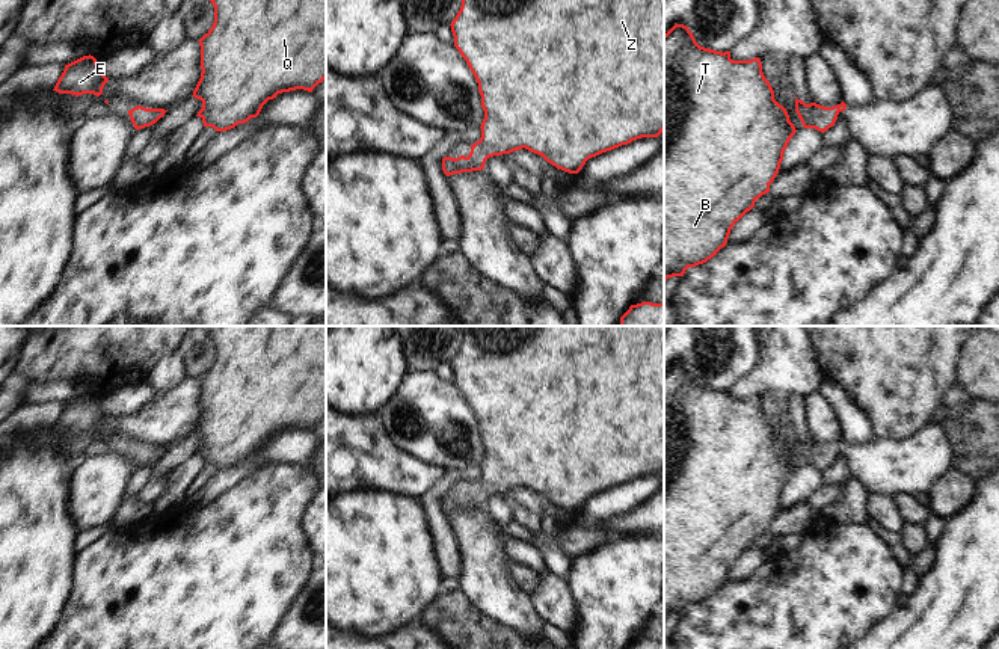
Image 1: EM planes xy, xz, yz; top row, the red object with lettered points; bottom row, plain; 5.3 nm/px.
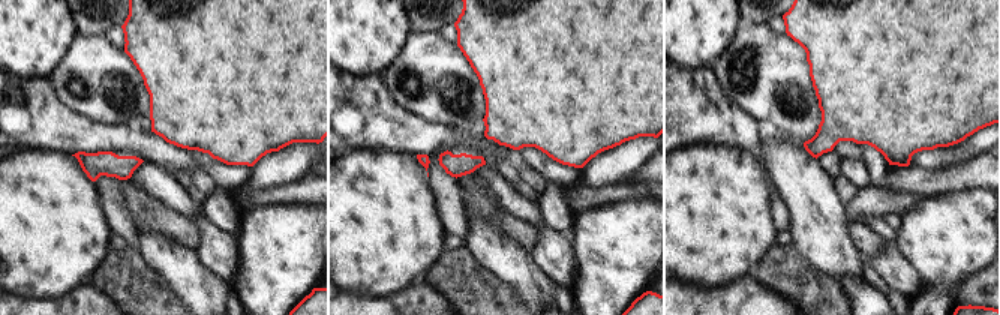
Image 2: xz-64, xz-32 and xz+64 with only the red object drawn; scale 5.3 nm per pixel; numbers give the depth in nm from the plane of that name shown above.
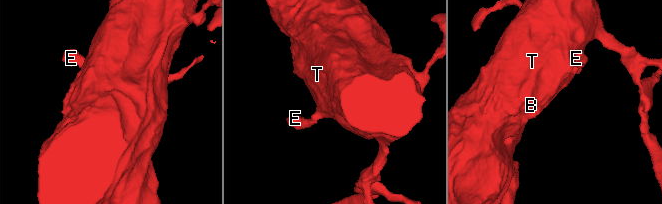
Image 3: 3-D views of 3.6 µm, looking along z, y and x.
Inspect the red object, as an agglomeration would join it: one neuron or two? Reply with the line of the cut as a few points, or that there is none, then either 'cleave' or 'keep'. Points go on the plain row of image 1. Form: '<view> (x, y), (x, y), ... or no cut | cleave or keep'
no cut | keep

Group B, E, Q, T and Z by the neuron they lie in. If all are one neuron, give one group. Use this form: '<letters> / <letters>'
B E Q T Z

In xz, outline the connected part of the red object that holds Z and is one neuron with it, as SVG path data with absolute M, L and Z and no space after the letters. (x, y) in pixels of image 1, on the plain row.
M462 326L462 334L460 349L450 364L454 385L478 421L484 457L480 465L481 475L471 483L468 495L442 497L442 509L447 515L481 509L489 495L522 486L542 494L557 507L578 512L592 495L641 475L658 475L664 469L664 326Z

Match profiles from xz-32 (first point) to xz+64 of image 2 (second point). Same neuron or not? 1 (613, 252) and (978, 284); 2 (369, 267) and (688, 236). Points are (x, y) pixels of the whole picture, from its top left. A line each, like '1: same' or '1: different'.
1: different
2: same

